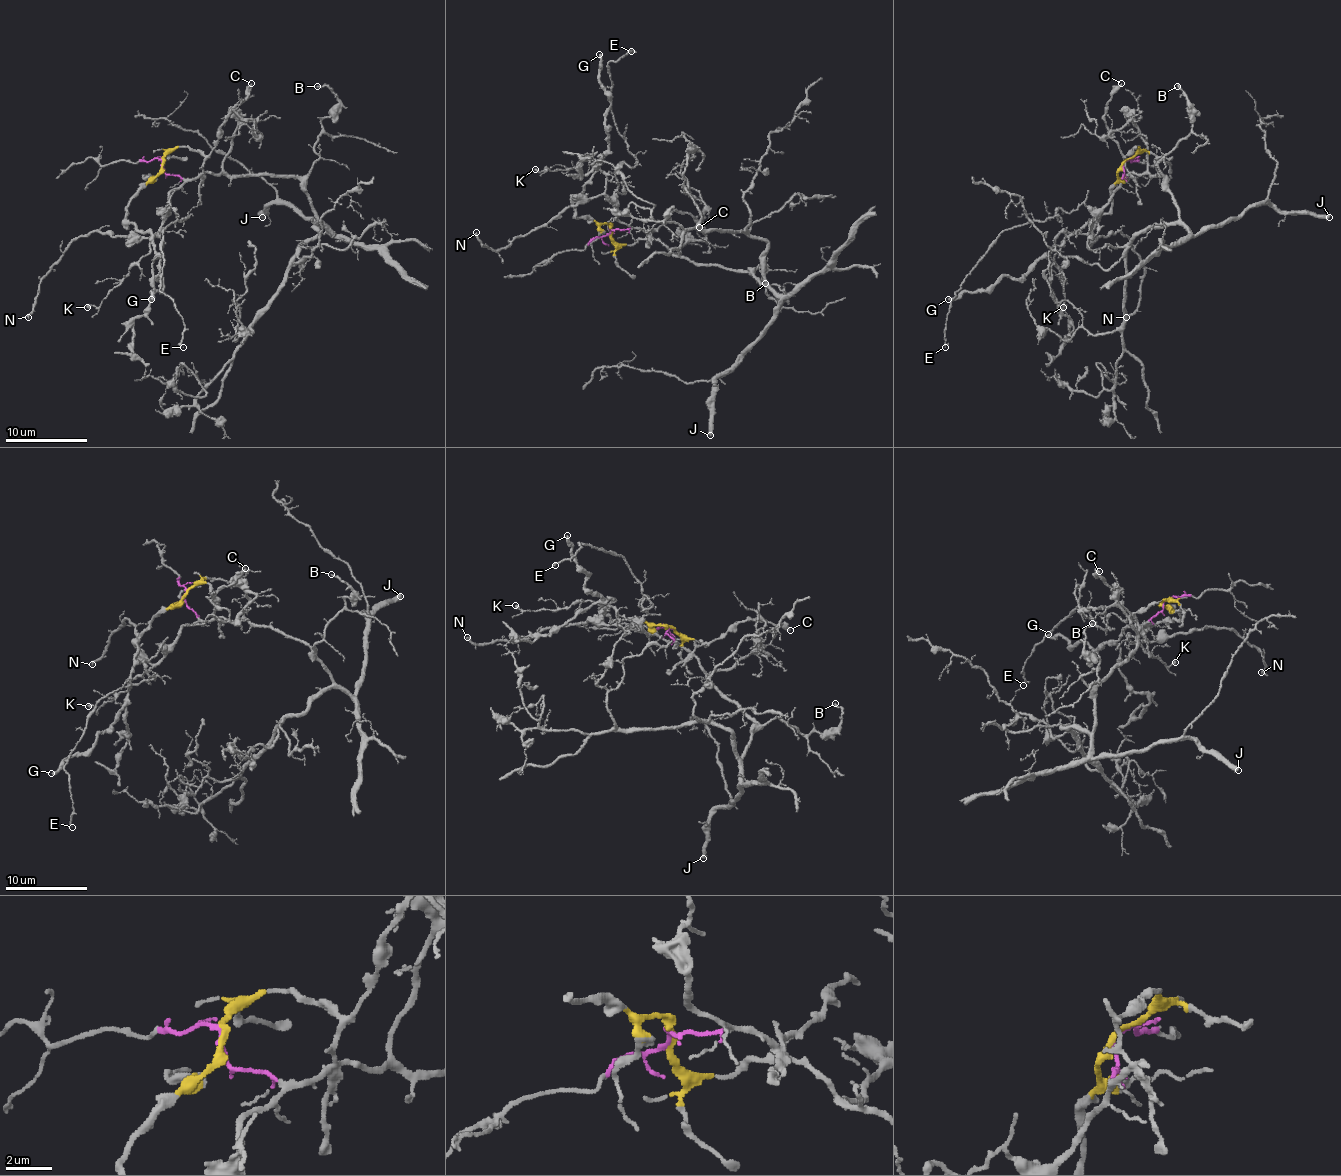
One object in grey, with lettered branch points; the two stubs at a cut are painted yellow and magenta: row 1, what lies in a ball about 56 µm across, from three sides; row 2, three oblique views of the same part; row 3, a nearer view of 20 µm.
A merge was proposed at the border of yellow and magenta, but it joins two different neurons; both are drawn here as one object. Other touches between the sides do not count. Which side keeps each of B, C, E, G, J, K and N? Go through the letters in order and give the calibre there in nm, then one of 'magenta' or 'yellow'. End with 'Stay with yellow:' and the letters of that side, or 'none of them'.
B: 160 nm | magenta
C: 280 nm | yellow
E: 150 nm | magenta
G: 280 nm | yellow
J: 440 nm | magenta
K: 200 nm | magenta
N: 240 nm | magenta
Stay with yellow: C, G

